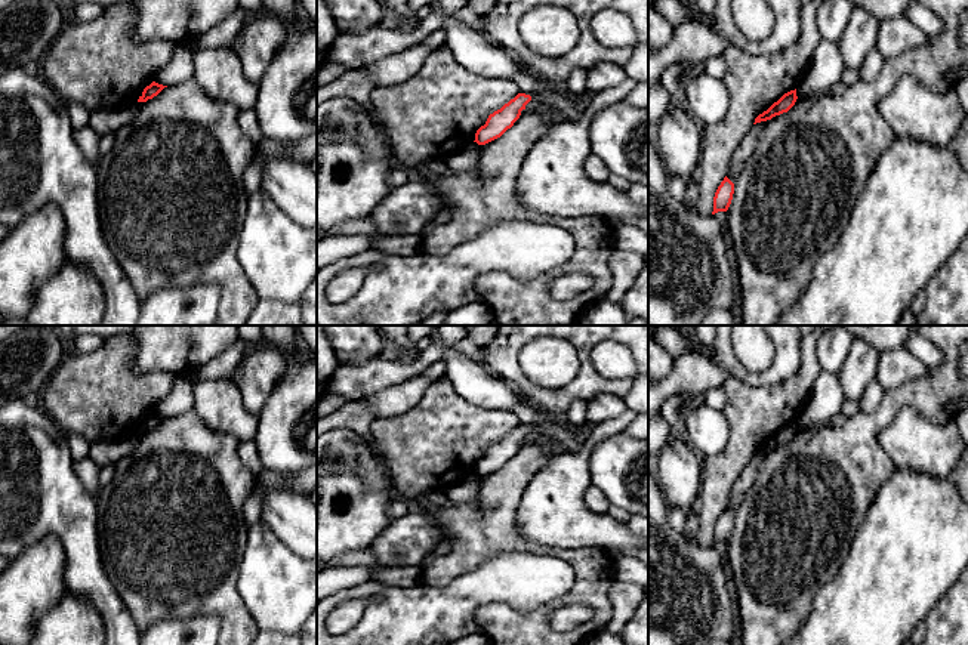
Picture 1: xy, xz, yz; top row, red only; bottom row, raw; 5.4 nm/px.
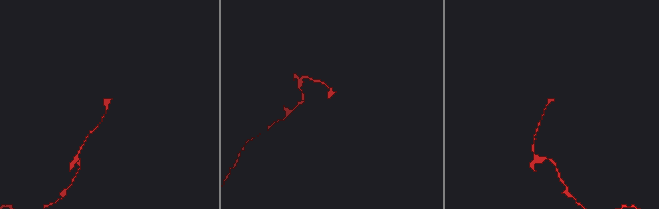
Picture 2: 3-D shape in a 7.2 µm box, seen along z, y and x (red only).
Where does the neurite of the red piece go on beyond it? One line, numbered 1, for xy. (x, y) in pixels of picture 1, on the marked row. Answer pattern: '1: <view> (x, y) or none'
1: none

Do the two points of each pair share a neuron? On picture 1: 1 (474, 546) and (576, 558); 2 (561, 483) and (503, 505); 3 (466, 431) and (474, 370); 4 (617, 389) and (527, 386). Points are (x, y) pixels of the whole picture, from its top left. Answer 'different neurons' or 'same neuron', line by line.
1: same neuron
2: different neurons
3: different neurons
4: same neuron

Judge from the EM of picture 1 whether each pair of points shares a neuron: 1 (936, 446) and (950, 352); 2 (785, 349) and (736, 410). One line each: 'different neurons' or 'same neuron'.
1: different neurons
2: different neurons

